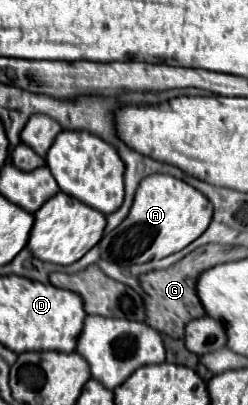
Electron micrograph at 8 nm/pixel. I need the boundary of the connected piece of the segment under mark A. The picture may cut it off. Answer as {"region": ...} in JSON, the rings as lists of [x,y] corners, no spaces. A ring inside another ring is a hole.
{"region":[[[152,174],[140,182],[134,194],[134,204],[122,224],[114,232],[104,232],[102,242],[96,246],[100,248],[102,260],[116,264],[160,260],[196,240],[208,228],[210,220],[212,204],[206,196],[202,196],[202,192],[170,174]]]}

